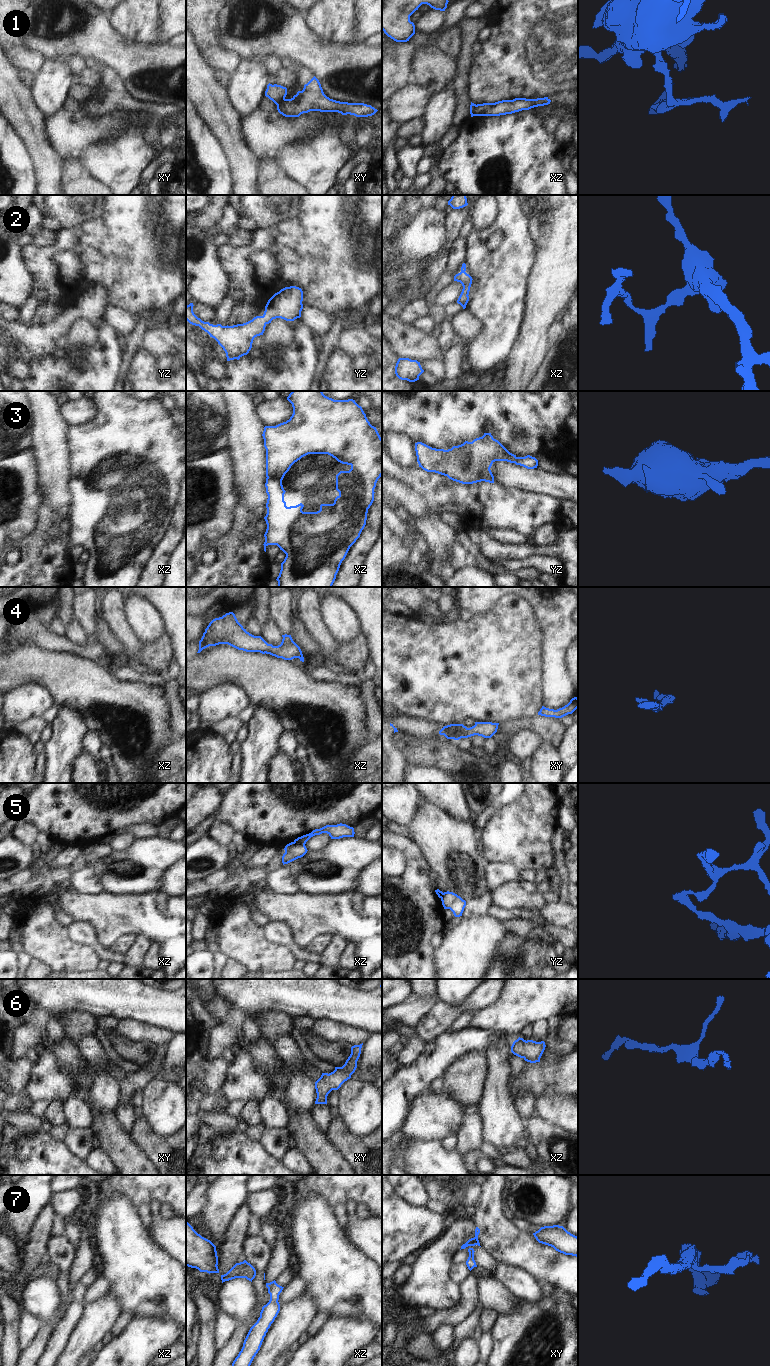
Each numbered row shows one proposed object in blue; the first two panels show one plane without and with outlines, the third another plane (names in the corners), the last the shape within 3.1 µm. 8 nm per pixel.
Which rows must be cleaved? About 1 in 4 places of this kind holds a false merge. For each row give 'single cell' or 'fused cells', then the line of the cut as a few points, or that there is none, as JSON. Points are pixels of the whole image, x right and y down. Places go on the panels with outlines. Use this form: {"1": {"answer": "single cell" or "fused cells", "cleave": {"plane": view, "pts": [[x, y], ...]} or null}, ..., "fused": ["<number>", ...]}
{"1": {"answer": "fused cells", "cleave": {"plane": "xy", "pts": [[285, 99], [277, 105]]}}, "2": {"answer": "single cell", "cleave": null}, "3": {"answer": "single cell", "cleave": null}, "4": {"answer": "single cell", "cleave": null}, "5": {"answer": "fused cells", "cleave": {"plane": "xz", "pts": [[293, 842], [304, 845]]}}, "6": {"answer": "single cell", "cleave": null}, "7": {"answer": "single cell", "cleave": null}, "fused": ["1", "5"]}

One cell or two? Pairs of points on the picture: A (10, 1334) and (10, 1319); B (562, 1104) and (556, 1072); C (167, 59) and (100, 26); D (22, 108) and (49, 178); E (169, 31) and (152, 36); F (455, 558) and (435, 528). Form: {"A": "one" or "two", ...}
{"A": "one", "B": "two", "C": "one", "D": "one", "E": "two", "F": "two"}

